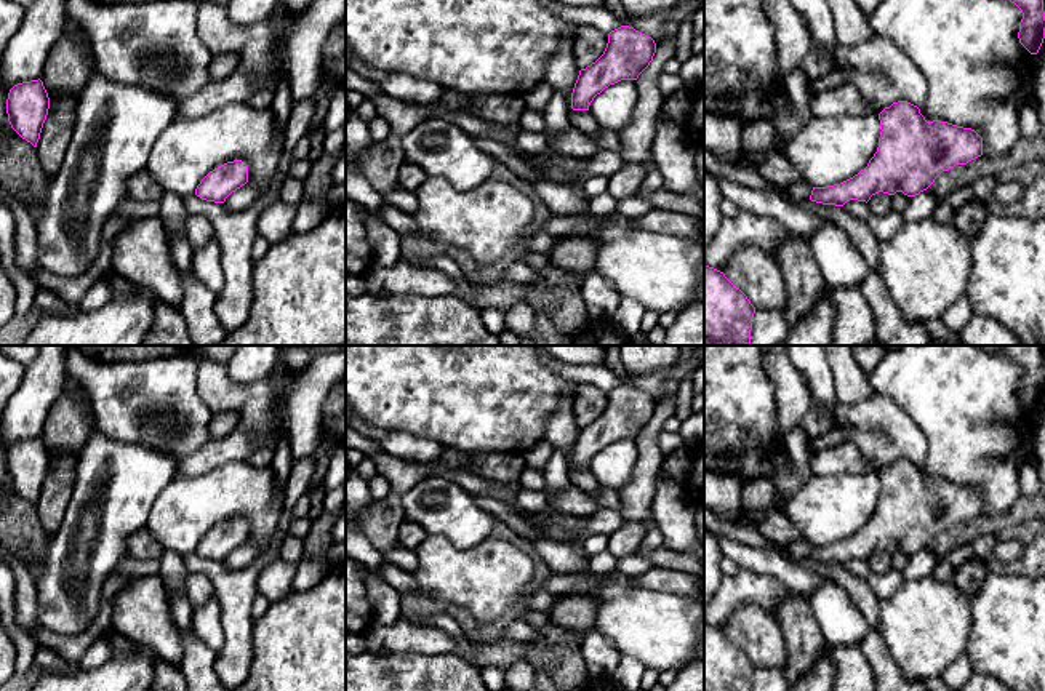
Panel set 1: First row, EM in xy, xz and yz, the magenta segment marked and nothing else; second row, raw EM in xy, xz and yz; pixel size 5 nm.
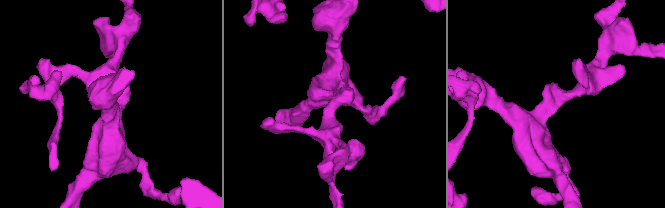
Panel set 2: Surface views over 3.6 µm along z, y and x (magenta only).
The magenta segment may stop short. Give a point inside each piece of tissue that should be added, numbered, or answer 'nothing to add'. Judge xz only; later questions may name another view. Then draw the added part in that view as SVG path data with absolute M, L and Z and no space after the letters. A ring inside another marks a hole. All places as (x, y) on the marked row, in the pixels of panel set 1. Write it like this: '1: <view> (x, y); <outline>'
nothing to add

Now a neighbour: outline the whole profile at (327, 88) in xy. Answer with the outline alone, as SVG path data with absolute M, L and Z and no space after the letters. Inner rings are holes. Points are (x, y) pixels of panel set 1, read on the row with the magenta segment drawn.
M322 78L314 98L315 98L315 112L312 117L312 123L310 123L310 130L318 128L323 123L323 118L326 115L328 110L328 104L336 91L339 85L334 83L333 80L325 80Z

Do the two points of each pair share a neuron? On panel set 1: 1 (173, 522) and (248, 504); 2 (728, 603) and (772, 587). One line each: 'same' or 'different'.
1: same
2: same

